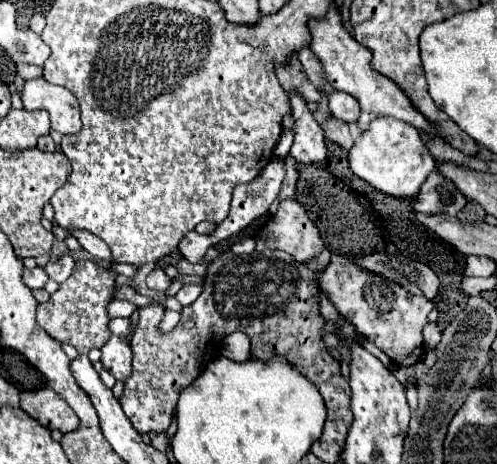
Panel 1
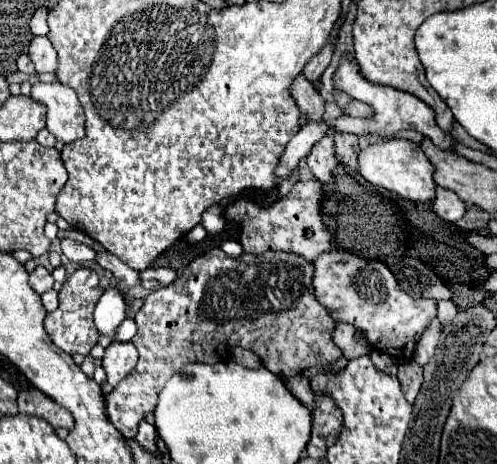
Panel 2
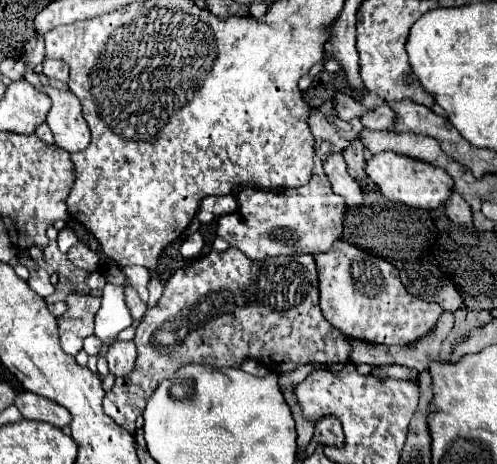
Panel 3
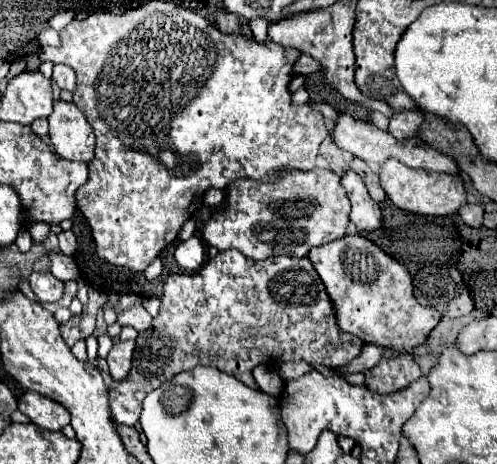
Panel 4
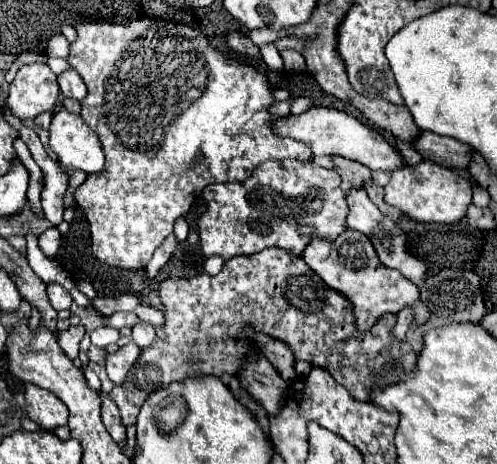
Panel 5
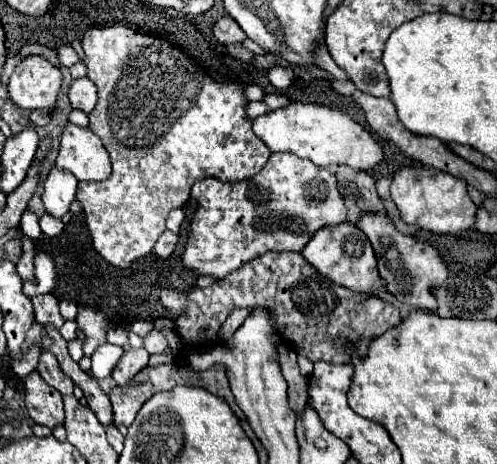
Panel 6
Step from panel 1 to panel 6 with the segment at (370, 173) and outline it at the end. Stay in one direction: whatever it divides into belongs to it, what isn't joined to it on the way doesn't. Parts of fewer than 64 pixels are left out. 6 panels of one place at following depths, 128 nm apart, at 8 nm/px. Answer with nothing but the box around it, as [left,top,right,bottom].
[390,166,476,234]

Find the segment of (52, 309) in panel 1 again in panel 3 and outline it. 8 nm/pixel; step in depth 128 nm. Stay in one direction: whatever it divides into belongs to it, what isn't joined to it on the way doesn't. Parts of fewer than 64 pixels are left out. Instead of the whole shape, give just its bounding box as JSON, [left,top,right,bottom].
[58,296,100,356]

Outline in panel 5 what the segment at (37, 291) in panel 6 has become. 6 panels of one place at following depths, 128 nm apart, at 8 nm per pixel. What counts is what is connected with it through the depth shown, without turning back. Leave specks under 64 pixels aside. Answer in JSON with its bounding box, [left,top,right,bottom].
[26,232,76,292]

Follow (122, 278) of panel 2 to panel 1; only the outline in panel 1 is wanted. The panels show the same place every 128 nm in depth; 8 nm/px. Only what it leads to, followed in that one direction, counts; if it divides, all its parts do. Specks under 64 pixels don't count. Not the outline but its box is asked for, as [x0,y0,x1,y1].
[70,230,112,262]

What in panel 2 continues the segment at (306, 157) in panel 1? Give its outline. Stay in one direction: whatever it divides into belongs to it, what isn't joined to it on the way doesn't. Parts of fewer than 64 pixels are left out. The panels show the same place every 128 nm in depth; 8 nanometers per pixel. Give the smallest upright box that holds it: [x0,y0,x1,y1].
[308,136,338,184]

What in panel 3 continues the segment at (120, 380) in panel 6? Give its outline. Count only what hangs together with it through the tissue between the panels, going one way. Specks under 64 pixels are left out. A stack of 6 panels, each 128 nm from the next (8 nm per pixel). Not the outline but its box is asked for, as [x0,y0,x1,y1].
[106,340,136,376]

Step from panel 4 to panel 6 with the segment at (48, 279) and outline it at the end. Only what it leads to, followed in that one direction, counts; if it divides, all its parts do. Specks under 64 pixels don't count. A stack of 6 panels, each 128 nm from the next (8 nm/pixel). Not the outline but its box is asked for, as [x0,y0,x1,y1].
[60,300,78,320]

